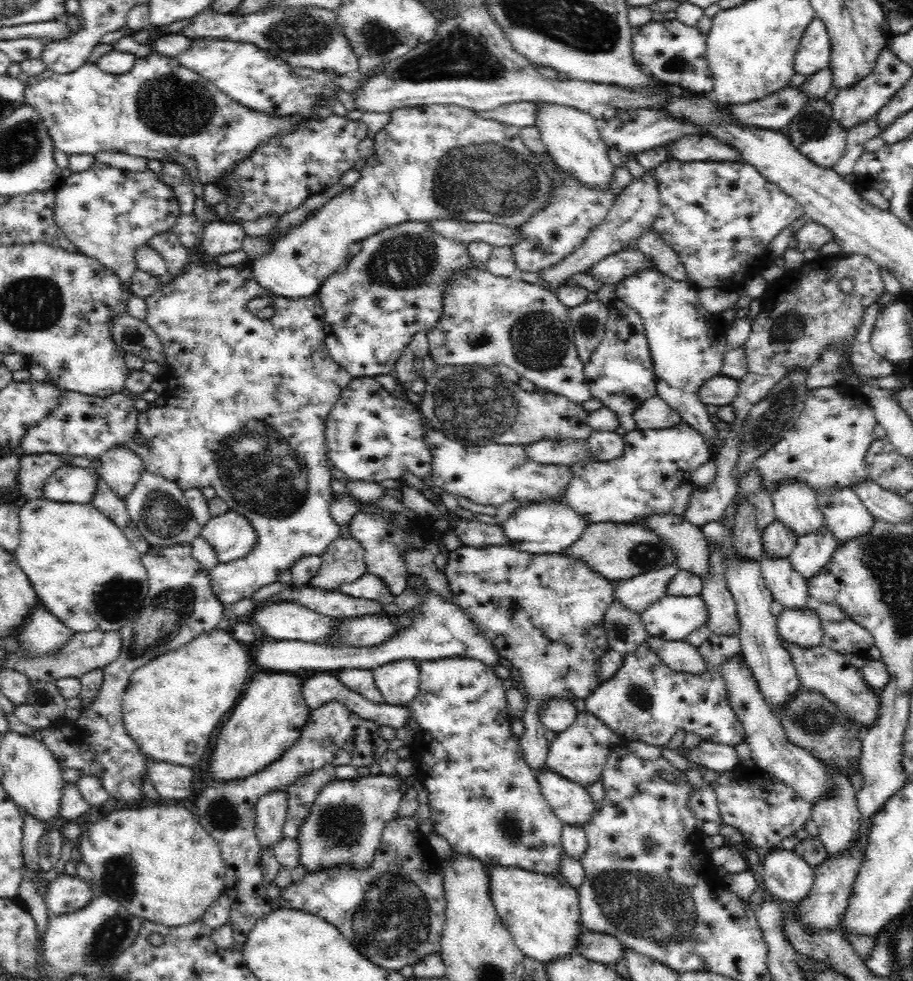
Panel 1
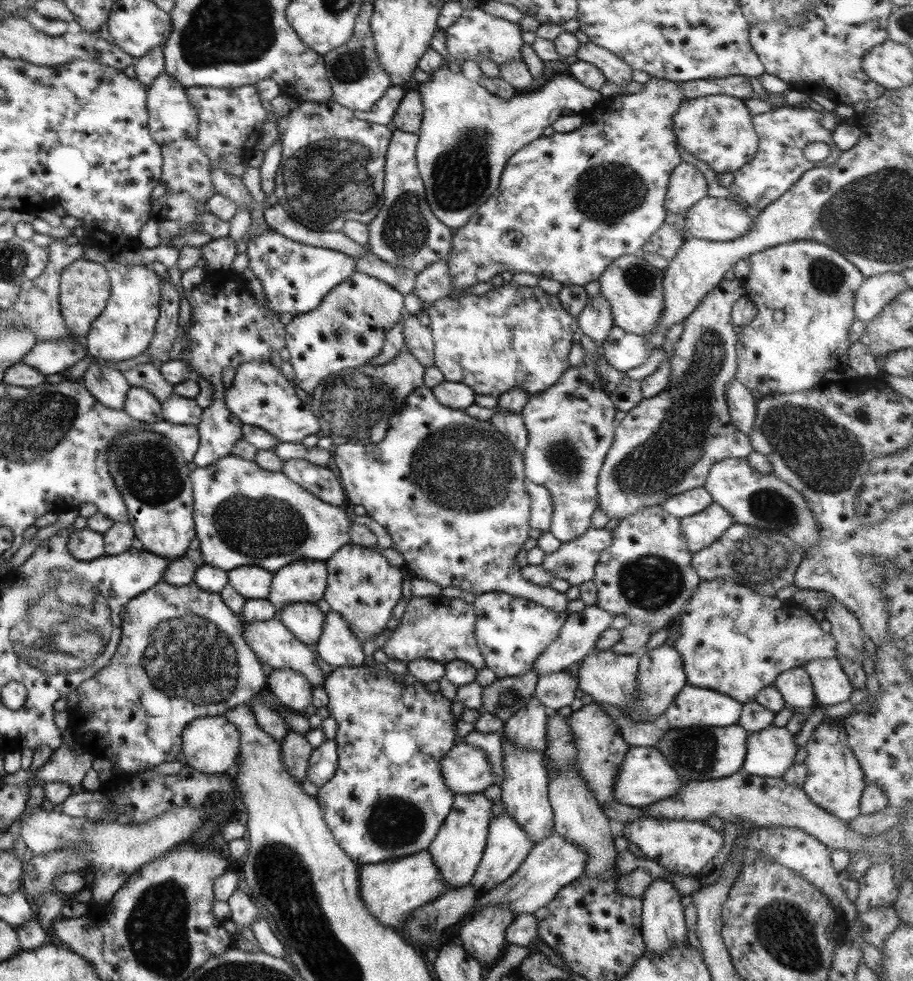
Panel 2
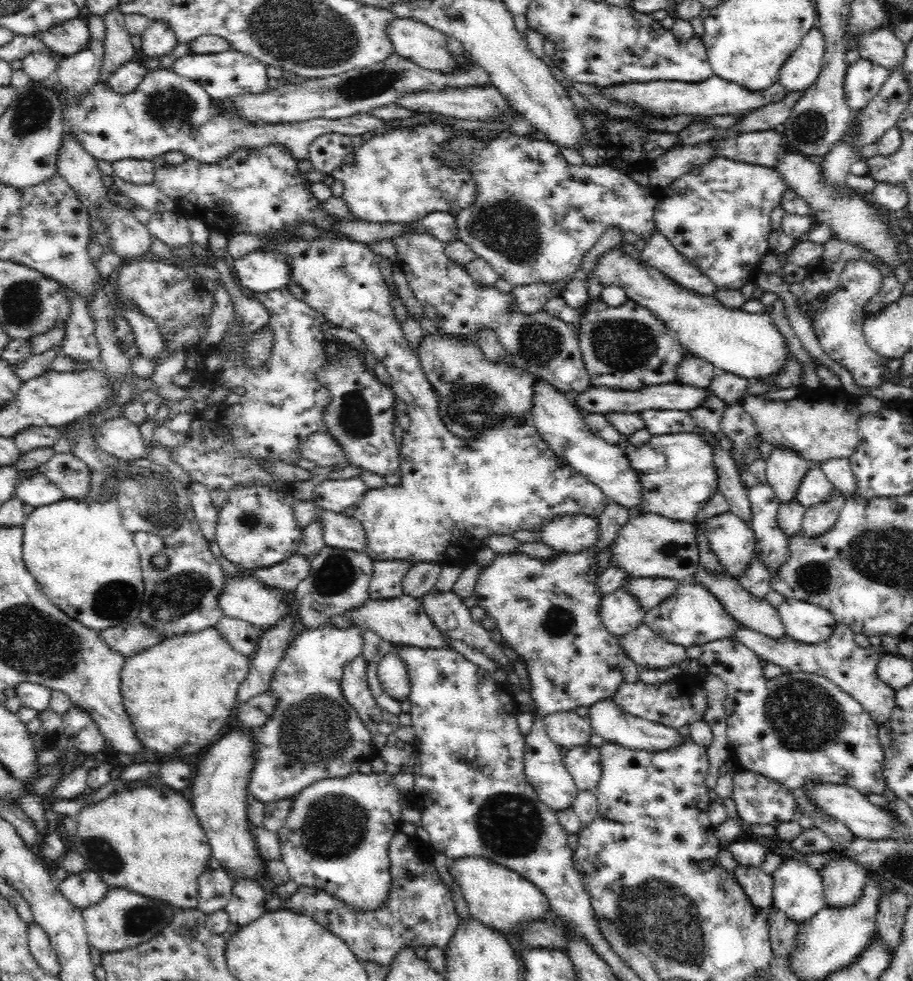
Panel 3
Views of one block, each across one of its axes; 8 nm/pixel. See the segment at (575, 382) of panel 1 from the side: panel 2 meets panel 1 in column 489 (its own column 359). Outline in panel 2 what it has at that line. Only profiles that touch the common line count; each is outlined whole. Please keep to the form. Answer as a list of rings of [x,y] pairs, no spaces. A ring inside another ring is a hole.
[[[354,270],[349,278],[334,286],[322,298],[317,308],[303,314],[295,314],[284,326],[284,347],[289,352],[288,361],[295,373],[292,383],[311,395],[319,382],[330,374],[365,365],[365,362],[379,354],[385,333],[401,319],[403,308],[403,295],[399,291],[371,275]]]

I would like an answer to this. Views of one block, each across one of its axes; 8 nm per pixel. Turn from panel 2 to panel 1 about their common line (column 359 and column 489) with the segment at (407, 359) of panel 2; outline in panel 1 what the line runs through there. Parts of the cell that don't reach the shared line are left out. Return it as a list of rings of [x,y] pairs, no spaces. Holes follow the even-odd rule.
[[[436,365],[433,375],[427,381],[418,409],[437,431],[442,431],[451,441],[458,441],[466,446],[481,446],[488,442],[527,445],[546,437],[587,439],[593,431],[588,423],[590,411],[584,409],[582,403],[572,402],[562,394],[544,389],[527,391],[516,383],[506,381],[493,367],[482,365]]]

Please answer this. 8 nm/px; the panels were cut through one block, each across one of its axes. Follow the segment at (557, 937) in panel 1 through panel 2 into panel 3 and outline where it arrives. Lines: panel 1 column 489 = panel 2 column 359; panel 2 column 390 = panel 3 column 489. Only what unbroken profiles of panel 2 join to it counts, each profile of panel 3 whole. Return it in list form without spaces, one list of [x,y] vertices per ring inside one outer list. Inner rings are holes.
[[[467,857],[453,861],[452,864],[446,864],[447,872],[452,876],[454,884],[459,886],[470,916],[478,922],[493,930],[504,930],[509,937],[514,936],[510,928],[520,920],[523,922],[528,918],[545,920],[544,916],[549,908],[548,899],[533,882],[508,867],[486,858]]]

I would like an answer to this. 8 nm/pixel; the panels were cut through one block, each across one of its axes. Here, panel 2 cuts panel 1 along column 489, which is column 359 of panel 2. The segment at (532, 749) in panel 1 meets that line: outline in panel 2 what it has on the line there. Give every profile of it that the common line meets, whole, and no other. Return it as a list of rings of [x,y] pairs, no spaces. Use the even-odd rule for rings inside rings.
[[[351,543],[344,544],[329,557],[326,588],[322,599],[331,607],[331,612],[339,614],[359,643],[372,640],[387,631],[393,622],[391,610],[401,599],[401,585],[405,578],[401,568],[385,560],[373,547],[363,547]]]

